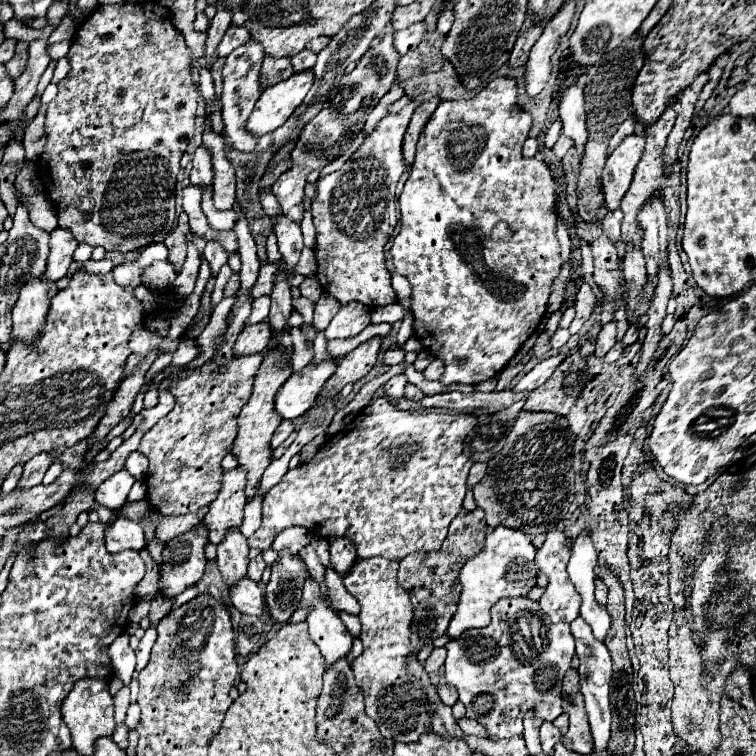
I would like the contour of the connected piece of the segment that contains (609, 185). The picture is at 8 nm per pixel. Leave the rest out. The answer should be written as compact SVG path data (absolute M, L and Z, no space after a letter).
M631 134L607 158L603 168L603 194L609 210L619 208L621 198L631 186L635 164L639 164L639 154L643 154L643 134Z

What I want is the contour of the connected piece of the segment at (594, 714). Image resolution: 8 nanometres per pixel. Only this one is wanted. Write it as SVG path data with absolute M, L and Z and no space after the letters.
M579 616L571 622L571 634L577 642L577 656L579 656L579 678L581 678L581 694L585 696L585 708L589 714L591 734L595 740L595 750L601 752L607 748L609 742L609 726L611 726L611 704L609 704L609 690L611 690L611 656L603 642L595 640L589 624Z

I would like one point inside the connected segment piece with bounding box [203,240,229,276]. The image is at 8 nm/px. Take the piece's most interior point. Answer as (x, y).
(214, 255)

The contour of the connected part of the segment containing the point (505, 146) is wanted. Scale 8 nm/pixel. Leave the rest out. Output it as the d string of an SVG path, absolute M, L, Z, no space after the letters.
M495 78L489 82L487 88L477 92L475 98L469 100L445 100L439 102L437 110L425 124L419 142L417 142L417 156L411 166L409 178L405 182L405 188L399 198L399 210L401 210L401 230L393 240L391 246L391 258L395 264L395 270L405 276L411 286L413 286L413 328L415 336L419 342L435 356L445 362L445 372L439 378L445 386L451 384L479 384L485 382L493 376L497 376L505 366L511 356L515 356L515 348L531 336L531 332L537 330L539 322L543 320L547 300L551 296L551 286L553 280L559 276L561 270L561 248L555 236L555 224L557 224L557 214L555 214L555 180L551 178L551 172L545 162L537 158L523 158L521 148L523 142L527 140L529 128L531 128L531 114L523 112L517 104L517 86L515 80L511 78Z

